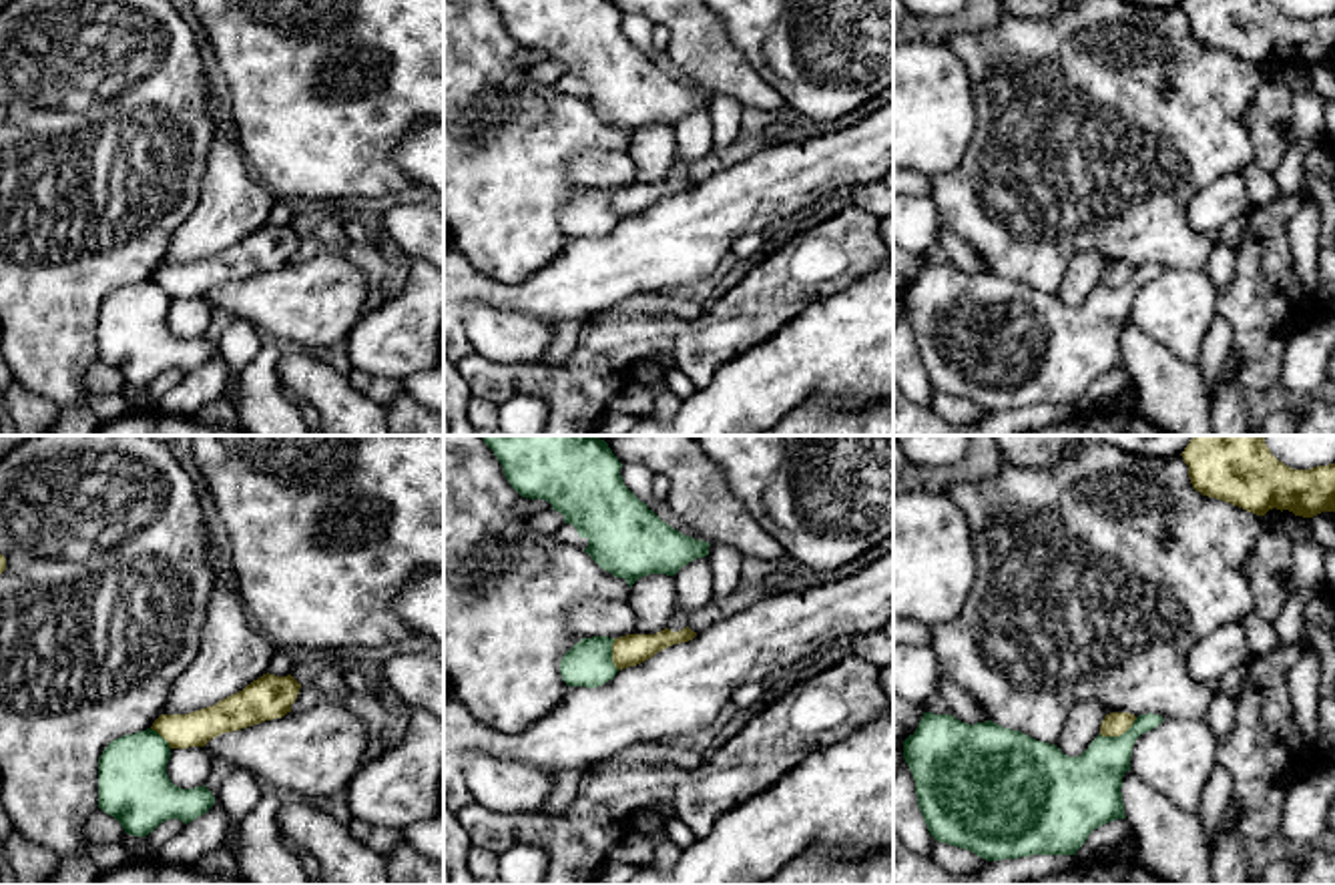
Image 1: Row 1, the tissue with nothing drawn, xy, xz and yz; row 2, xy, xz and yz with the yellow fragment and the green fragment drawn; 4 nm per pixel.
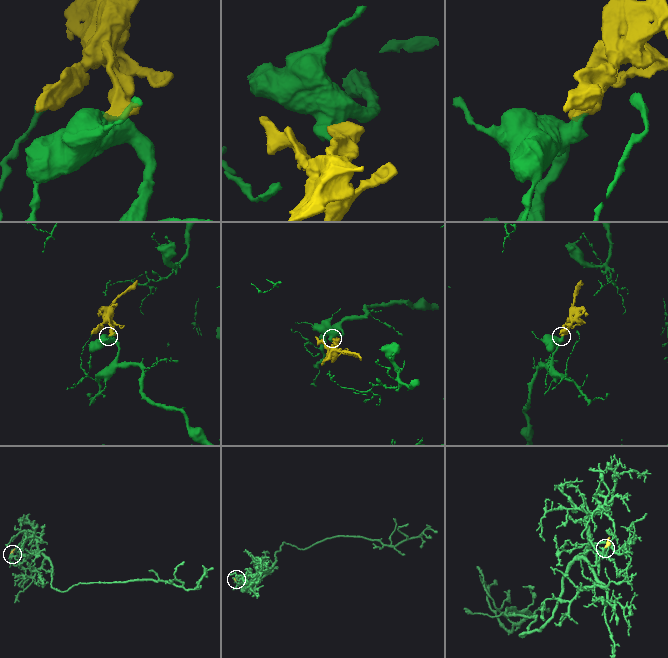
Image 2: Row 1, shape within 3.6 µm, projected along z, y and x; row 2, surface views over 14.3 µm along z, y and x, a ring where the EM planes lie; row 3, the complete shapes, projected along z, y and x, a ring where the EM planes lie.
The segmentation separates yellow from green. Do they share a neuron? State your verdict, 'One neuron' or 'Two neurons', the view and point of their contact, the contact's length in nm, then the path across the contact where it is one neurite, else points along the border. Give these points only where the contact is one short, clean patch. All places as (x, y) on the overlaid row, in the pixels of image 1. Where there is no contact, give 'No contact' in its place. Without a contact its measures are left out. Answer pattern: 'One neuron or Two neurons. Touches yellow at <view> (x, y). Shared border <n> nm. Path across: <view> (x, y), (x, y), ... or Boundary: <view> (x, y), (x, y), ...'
Two neurons. Touches yellow at yz (1119, 735). Shared border 170 nm. Boundary: yz (1137, 717), (1123, 733), (1101, 735)

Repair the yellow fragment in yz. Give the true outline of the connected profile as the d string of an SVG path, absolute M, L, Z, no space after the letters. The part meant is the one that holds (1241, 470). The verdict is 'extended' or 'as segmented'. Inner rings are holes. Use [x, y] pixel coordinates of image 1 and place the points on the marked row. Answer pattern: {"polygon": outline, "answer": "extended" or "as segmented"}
{"polygon": "M1192 435L1180 456L1196 492L1257 516L1265 516L1273 508L1303 518L1335 512L1335 464L1293 470L1271 454L1263 435Z", "answer": "as segmented"}

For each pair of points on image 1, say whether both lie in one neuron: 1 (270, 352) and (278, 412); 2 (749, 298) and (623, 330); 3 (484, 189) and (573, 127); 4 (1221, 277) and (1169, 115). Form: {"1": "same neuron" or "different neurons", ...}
{"1": "same neuron", "2": "same neuron", "3": "same neuron", "4": "different neurons"}

